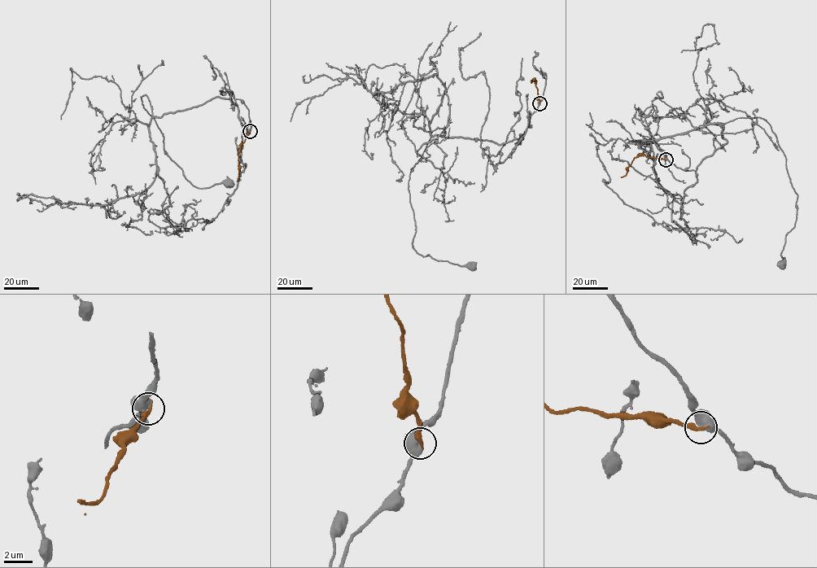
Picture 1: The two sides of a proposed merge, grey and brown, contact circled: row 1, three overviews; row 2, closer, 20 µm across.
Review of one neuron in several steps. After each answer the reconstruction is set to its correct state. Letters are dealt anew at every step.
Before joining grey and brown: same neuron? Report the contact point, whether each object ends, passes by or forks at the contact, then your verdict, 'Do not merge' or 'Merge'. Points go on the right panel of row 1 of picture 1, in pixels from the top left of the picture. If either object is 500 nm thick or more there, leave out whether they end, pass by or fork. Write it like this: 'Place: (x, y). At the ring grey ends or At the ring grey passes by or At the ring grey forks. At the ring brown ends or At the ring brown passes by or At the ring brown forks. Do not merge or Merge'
Place: (666, 159). At the ring grey passes by. At the ring brown ends. Do not merge

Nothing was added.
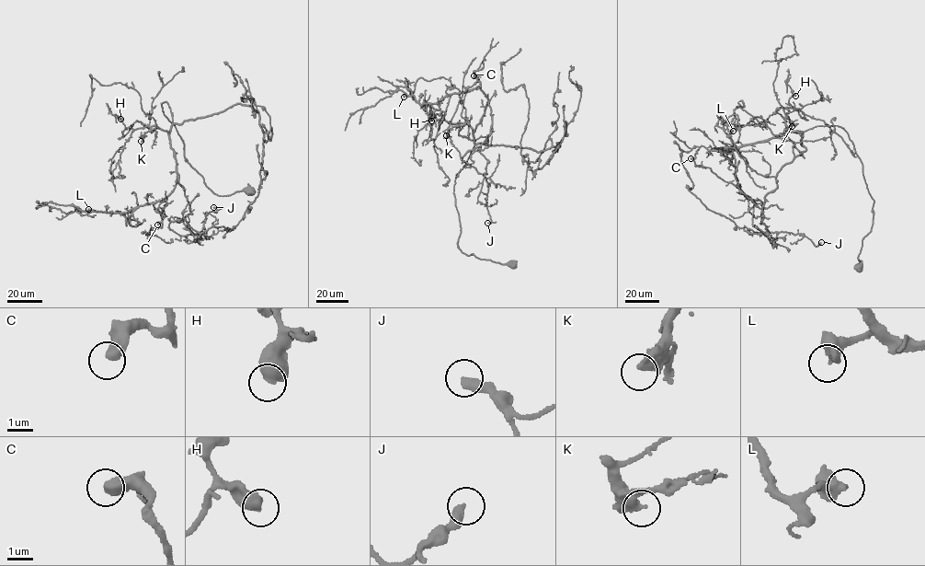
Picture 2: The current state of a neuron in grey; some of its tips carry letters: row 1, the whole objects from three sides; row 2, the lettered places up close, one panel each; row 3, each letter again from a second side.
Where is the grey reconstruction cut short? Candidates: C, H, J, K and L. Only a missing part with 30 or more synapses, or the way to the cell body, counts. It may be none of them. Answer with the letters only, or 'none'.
K

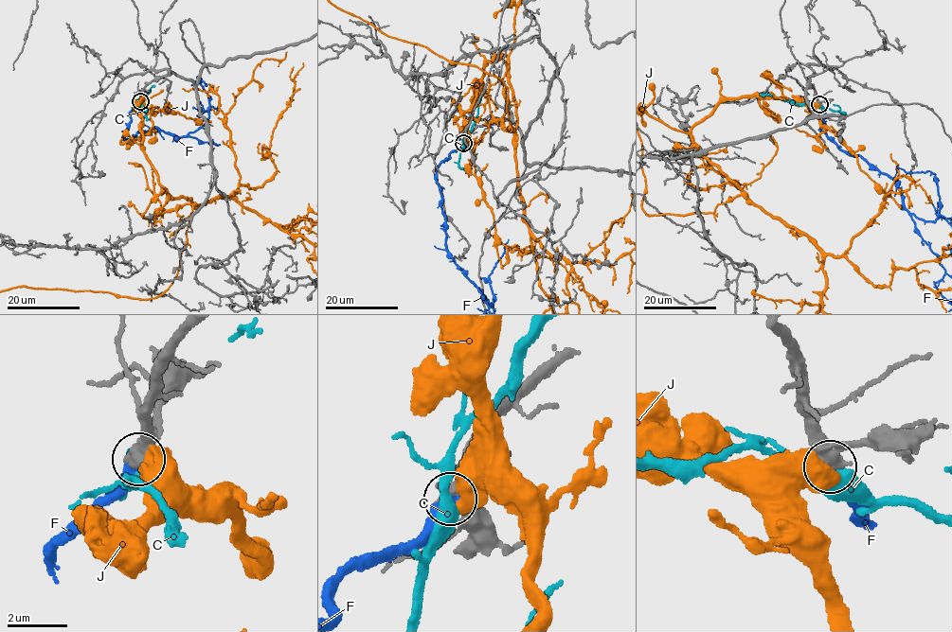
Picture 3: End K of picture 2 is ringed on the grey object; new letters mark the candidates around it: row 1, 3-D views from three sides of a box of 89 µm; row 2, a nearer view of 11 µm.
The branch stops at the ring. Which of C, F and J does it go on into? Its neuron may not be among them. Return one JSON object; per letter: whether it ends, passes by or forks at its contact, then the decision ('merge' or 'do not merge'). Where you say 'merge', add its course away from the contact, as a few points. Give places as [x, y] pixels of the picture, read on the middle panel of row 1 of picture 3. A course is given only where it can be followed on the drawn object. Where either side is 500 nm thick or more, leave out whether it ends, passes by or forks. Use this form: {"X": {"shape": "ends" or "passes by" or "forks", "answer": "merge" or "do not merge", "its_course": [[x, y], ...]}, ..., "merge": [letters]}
{"C": {"answer": "do not merge"}, "F": {"answer": "merge"}, "J": {"answer": "do not merge"}, "merge": ["F"]}

